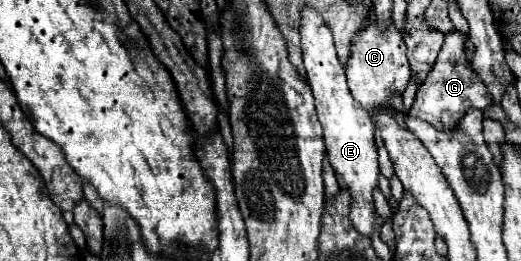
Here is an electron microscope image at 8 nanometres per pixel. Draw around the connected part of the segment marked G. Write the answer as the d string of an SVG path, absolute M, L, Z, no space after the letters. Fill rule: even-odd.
M457 30L449 32L445 36L445 42L437 56L435 66L427 74L425 82L421 82L417 88L417 96L409 110L409 118L425 120L431 126L435 126L435 130L441 130L443 134L453 134L453 132L457 132L459 122L467 114L469 108L485 110L489 106L491 106L491 98L485 90L485 84L471 70L471 64L465 56L465 36Z

